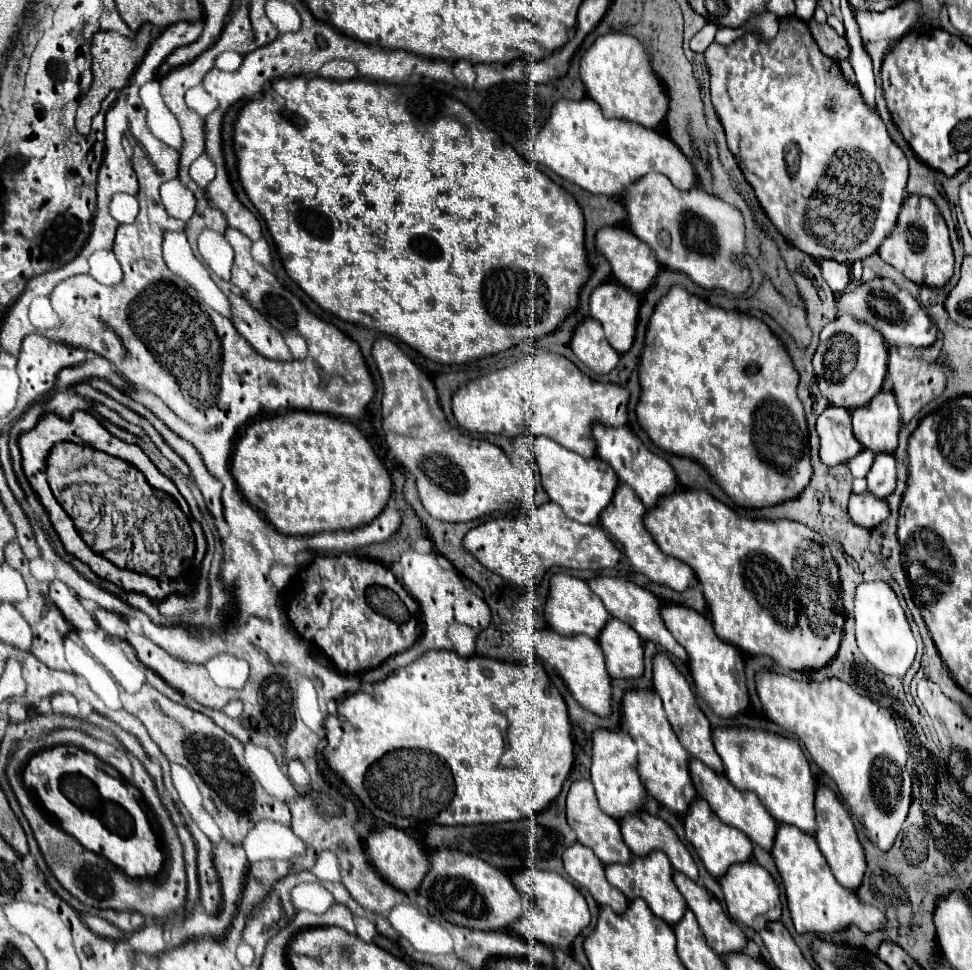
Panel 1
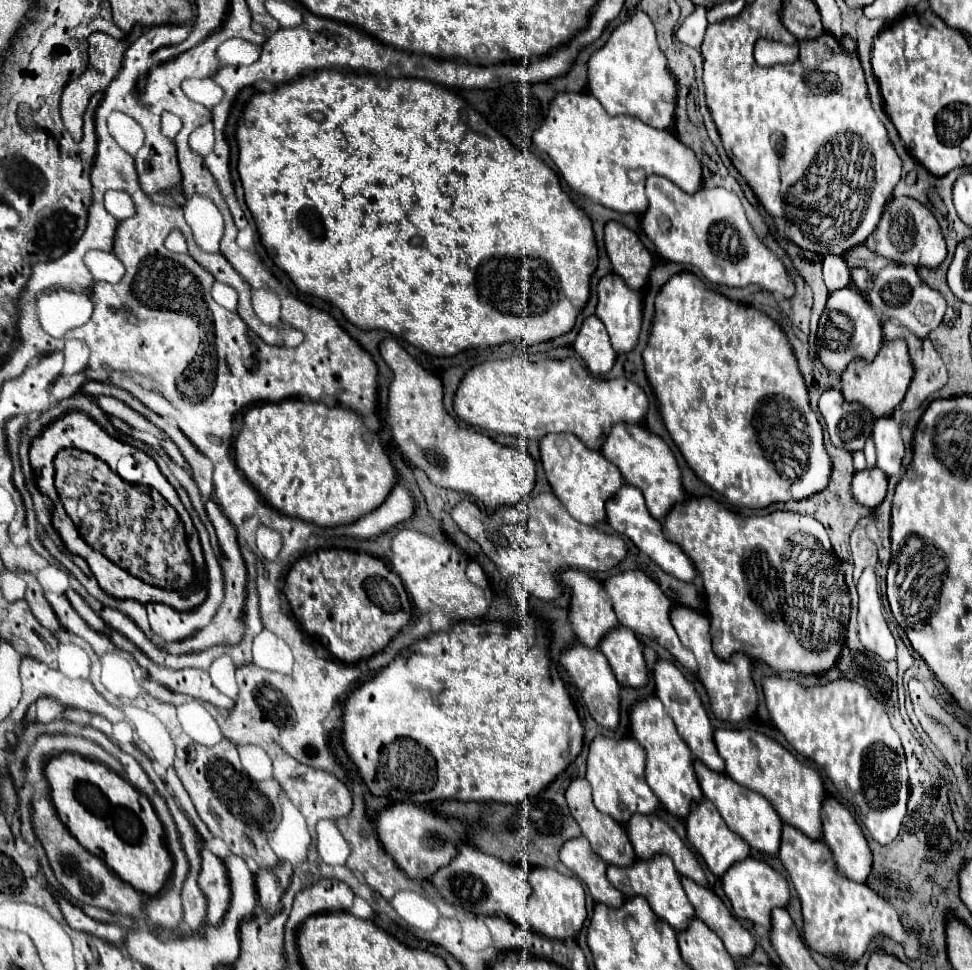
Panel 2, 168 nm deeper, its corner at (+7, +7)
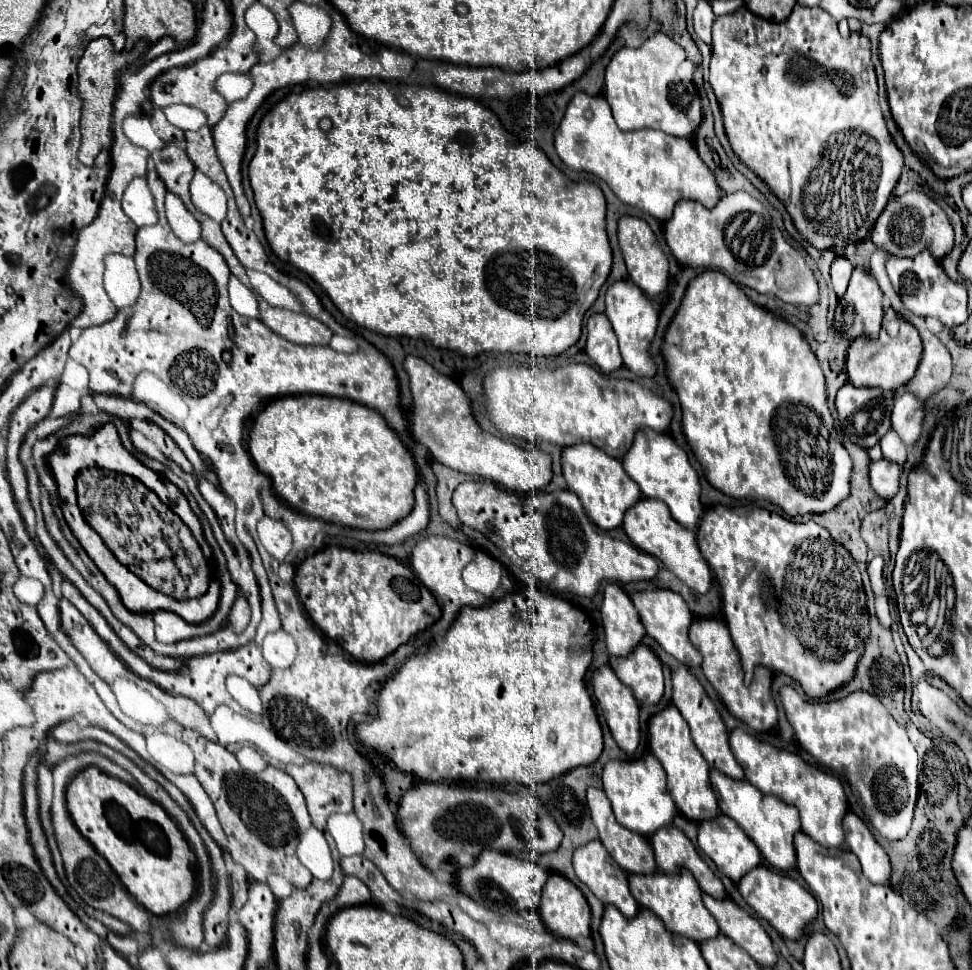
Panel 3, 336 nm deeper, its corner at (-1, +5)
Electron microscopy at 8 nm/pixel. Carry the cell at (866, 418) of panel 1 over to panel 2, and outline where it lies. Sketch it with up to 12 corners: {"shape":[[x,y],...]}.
{"shape":[[904,341],[852,361],[842,395],[892,415],[914,369]]}

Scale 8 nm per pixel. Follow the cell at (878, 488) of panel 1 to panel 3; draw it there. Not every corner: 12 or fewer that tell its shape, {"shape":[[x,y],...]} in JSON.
{"shape":[[908,393],[896,397],[892,431],[906,447],[918,441],[924,413]]}

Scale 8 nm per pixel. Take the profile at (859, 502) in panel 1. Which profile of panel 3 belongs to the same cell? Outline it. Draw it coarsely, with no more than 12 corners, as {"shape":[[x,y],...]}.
{"shape":[[870,463],[870,487],[880,499],[898,493],[900,465]]}

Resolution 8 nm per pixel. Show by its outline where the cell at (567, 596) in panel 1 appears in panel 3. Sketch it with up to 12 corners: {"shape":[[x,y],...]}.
{"shape":[[604,587],[600,615],[612,657],[646,635],[628,593]]}

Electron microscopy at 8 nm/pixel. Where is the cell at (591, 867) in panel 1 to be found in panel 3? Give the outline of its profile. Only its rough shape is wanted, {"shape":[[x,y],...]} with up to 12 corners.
{"shape":[[594,839],[574,851],[574,871],[604,903],[638,911],[628,875]]}

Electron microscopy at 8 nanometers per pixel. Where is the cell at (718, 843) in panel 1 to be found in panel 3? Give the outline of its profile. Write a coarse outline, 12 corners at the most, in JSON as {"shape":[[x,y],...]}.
{"shape":[[722,813],[700,823],[698,847],[734,883],[758,847]]}

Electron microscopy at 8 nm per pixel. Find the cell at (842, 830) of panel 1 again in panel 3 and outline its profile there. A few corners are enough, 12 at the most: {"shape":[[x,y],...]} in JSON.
{"shape":[[848,811],[846,845],[870,883],[884,885],[890,859],[864,821]]}

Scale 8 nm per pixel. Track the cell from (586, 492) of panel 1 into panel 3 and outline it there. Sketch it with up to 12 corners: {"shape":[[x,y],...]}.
{"shape":[[592,443],[562,449],[562,475],[586,515],[620,527],[642,497],[622,463]]}

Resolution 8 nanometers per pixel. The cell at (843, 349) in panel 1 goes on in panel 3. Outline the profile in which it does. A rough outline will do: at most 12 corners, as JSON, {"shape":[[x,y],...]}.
{"shape":[[856,267],[838,299],[834,331],[846,343],[876,339],[884,307],[880,287]]}

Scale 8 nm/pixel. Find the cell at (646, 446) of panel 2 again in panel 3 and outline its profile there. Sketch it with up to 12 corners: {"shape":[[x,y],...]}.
{"shape":[[636,431],[622,457],[642,495],[690,531],[698,473],[668,433]]}

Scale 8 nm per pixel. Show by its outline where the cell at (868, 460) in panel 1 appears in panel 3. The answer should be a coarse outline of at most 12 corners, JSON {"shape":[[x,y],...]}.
{"shape":[[894,431],[880,439],[884,459],[900,463],[906,461],[906,451],[900,447]]}

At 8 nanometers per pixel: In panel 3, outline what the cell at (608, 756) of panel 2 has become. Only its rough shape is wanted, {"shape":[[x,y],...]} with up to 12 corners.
{"shape":[[654,755],[608,761],[602,787],[622,827],[648,837],[676,805]]}

